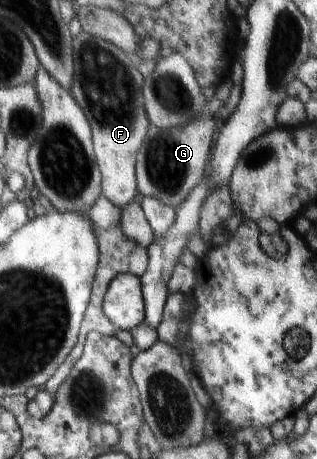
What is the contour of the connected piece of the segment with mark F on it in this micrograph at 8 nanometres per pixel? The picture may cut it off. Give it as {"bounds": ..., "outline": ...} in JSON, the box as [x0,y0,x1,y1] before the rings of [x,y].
{"bounds":[71,30,150,209],"outline":[[[82,30],[73,38],[74,77],[71,93],[87,117],[93,137],[96,165],[101,173],[101,190],[122,209],[139,193],[137,153],[150,125],[143,102],[142,75],[134,63],[112,42]]]}

